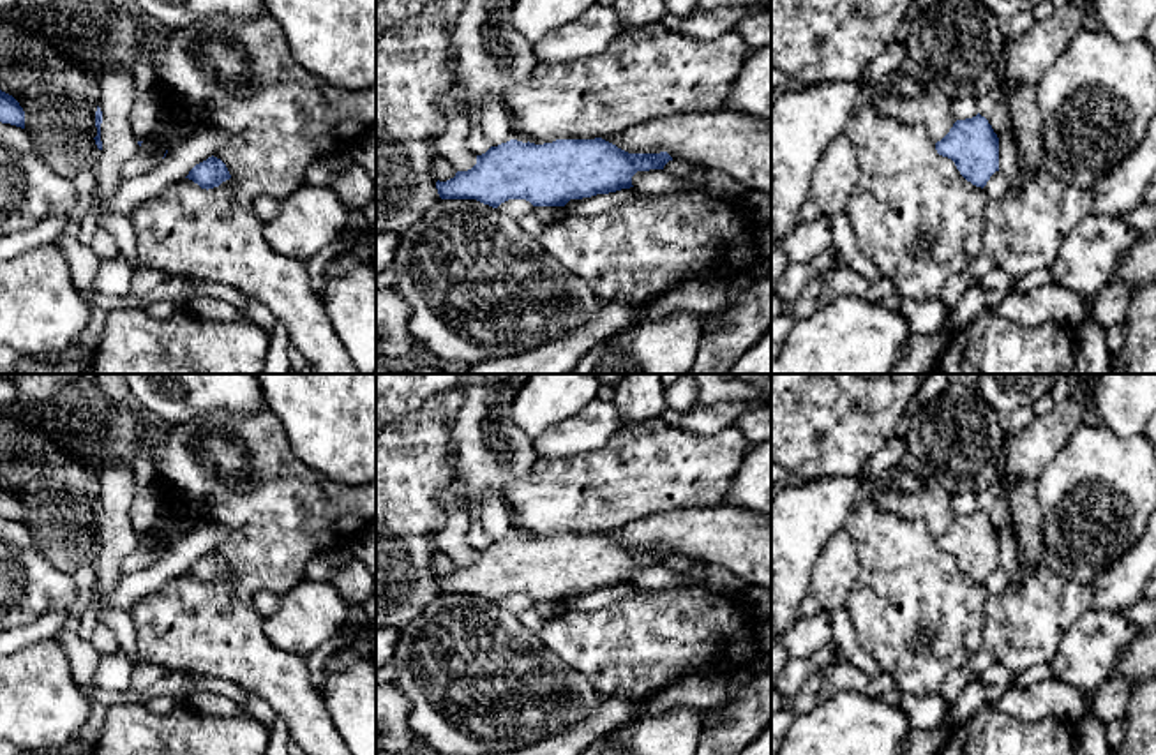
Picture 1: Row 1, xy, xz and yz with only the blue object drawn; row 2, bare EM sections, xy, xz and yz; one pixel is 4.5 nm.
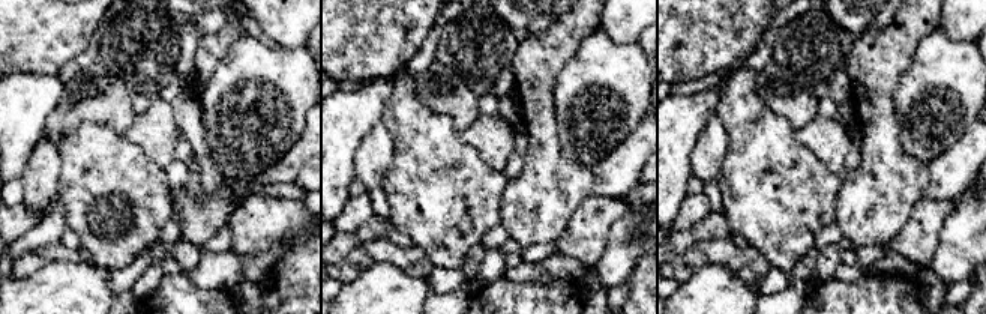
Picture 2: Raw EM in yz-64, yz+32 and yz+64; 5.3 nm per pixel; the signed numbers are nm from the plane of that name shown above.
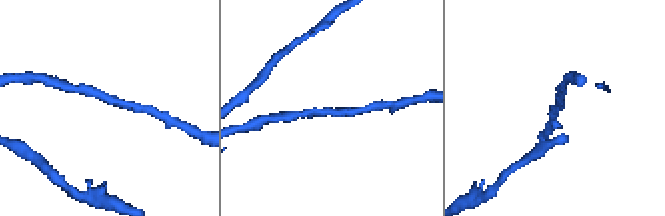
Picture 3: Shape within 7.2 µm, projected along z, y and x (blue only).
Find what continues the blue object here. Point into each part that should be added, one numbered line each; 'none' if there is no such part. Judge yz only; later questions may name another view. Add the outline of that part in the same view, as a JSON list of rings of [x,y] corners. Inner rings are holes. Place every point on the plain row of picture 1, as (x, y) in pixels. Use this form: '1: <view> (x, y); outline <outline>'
none

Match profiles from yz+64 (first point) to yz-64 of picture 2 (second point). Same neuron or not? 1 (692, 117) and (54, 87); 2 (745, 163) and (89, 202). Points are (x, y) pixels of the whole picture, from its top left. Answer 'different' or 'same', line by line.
1: same
2: same

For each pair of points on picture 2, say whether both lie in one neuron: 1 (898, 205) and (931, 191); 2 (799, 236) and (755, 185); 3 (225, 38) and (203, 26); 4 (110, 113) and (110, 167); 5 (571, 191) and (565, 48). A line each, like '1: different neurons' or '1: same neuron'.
1: different neurons
2: same neuron
3: different neurons
4: different neurons
5: same neuron

